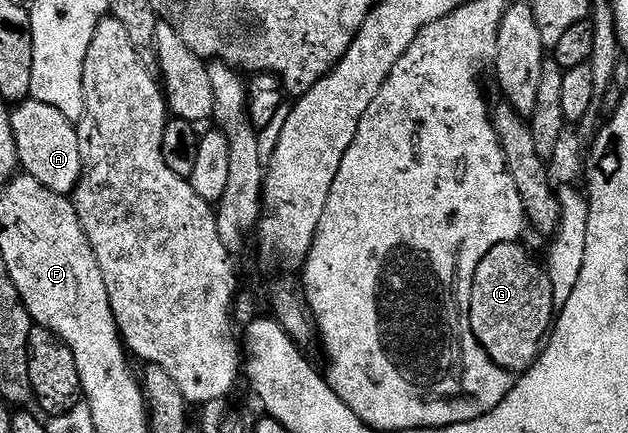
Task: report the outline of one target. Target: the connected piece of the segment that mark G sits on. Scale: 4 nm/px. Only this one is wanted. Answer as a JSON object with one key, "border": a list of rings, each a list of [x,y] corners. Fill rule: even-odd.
{"border":[[[522,242],[502,243],[493,249],[481,261],[475,278],[475,292],[471,302],[471,318],[475,320],[475,333],[491,358],[512,373],[522,373],[533,366],[557,322],[557,288],[551,280],[551,273],[543,263],[539,264],[525,248]]]}

